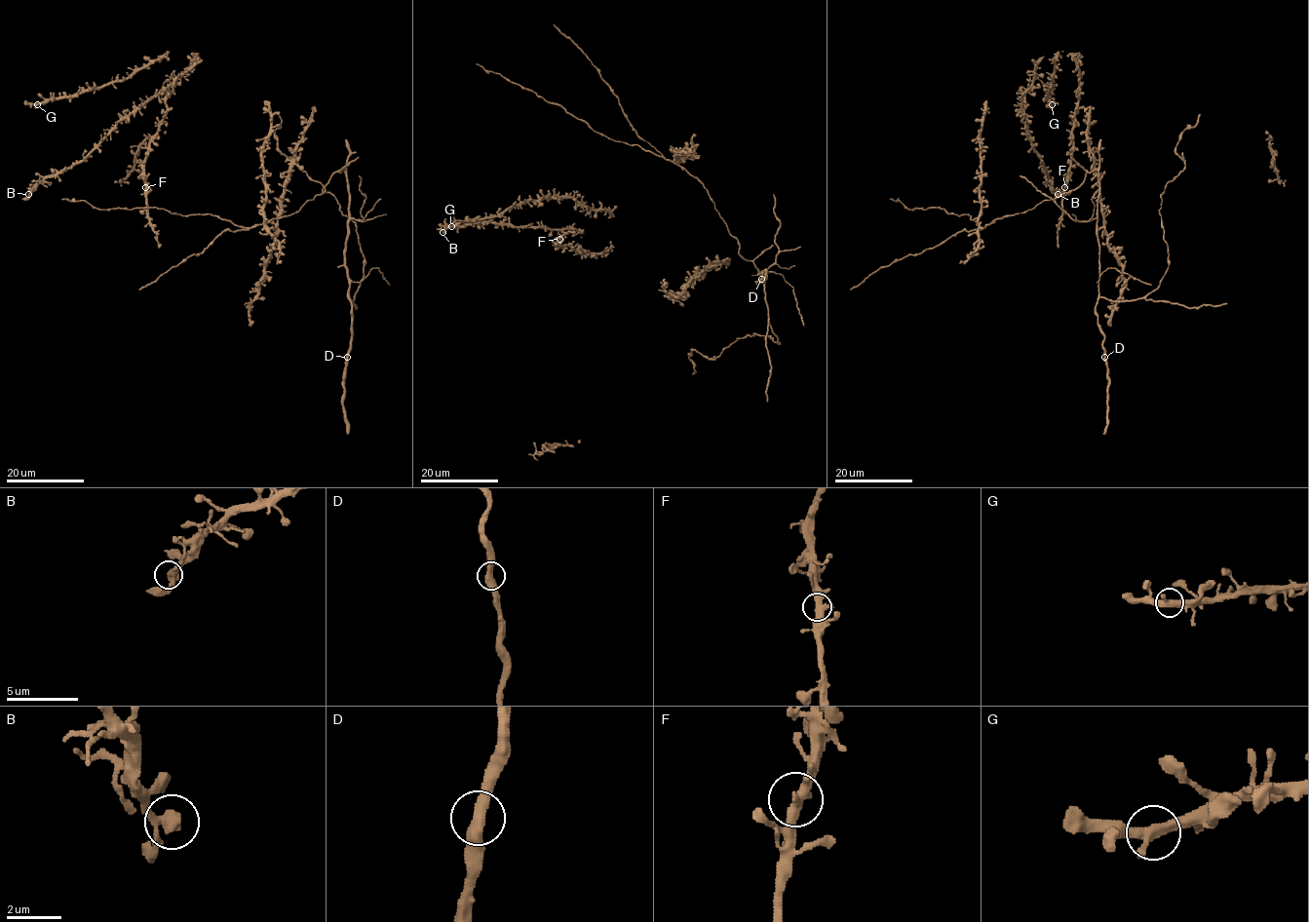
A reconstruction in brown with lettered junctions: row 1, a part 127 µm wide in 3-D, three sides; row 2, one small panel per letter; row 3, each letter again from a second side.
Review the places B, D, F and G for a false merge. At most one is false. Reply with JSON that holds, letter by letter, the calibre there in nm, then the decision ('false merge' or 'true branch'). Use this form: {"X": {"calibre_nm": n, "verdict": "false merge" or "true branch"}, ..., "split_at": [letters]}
{"B": {"calibre_nm": 420, "verdict": "true branch"}, "D": {"calibre_nm": 460, "verdict": "true branch"}, "F": {"calibre_nm": 460, "verdict": "true branch"}, "G": {"calibre_nm": 440, "verdict": "true branch"}, "split_at": []}

